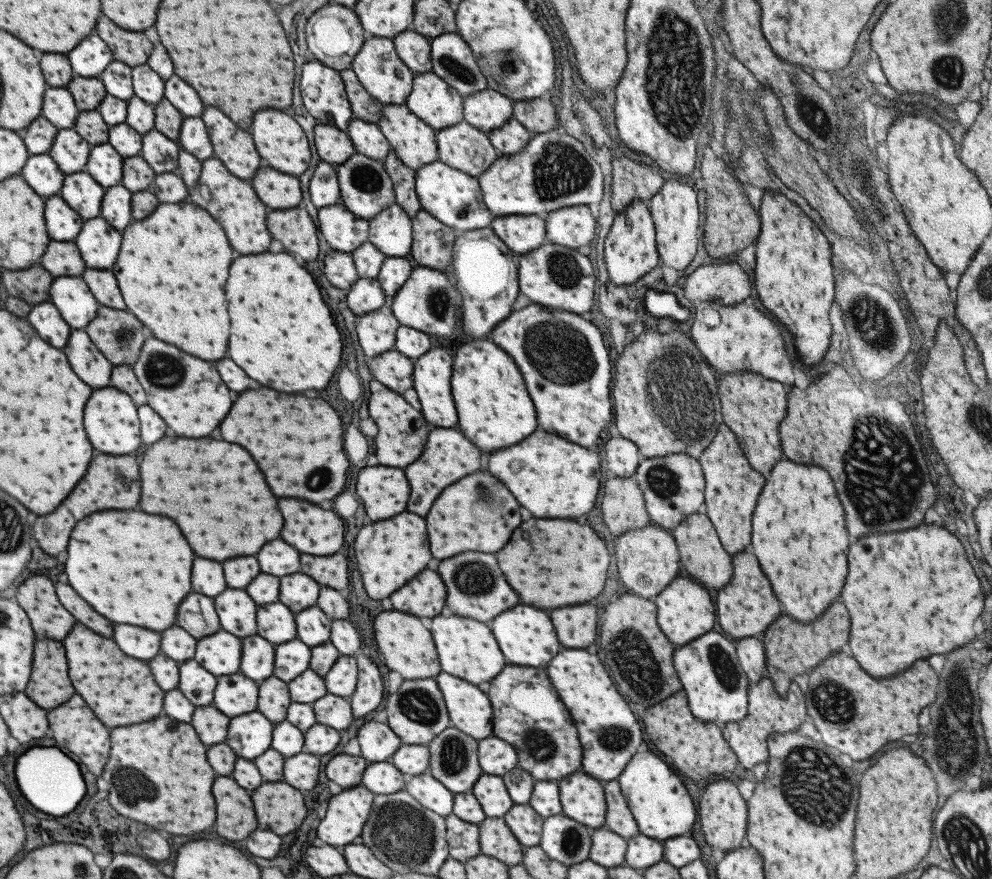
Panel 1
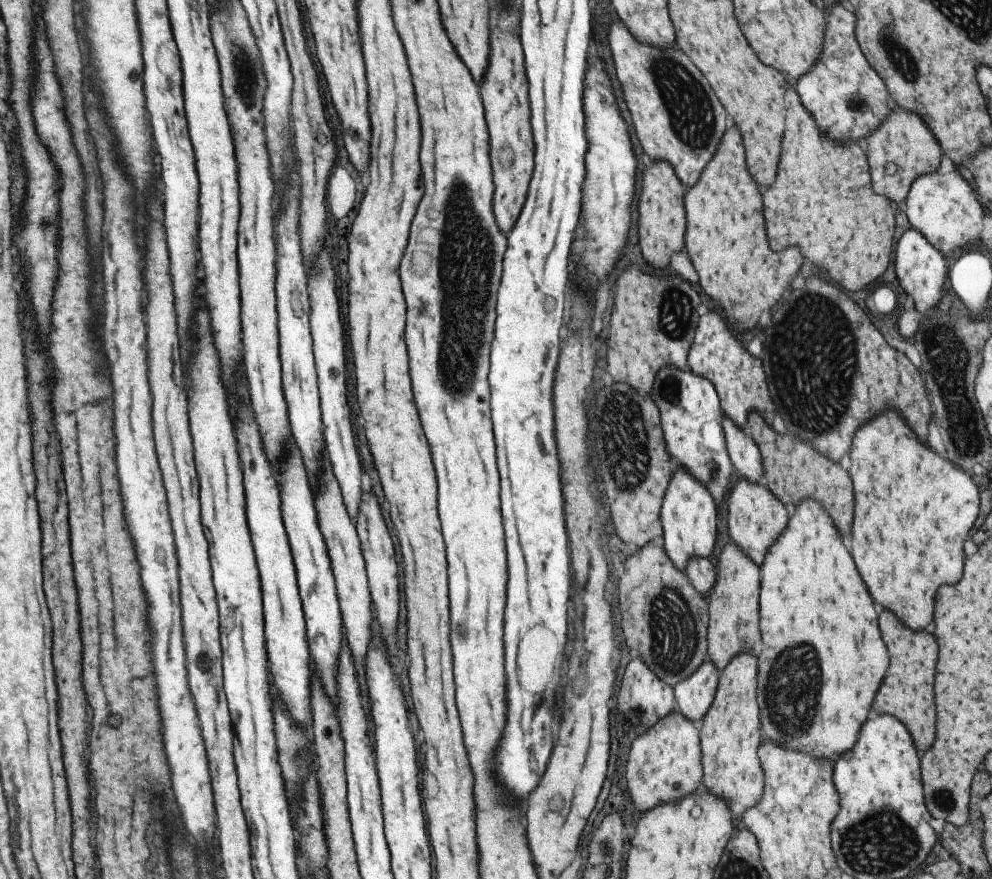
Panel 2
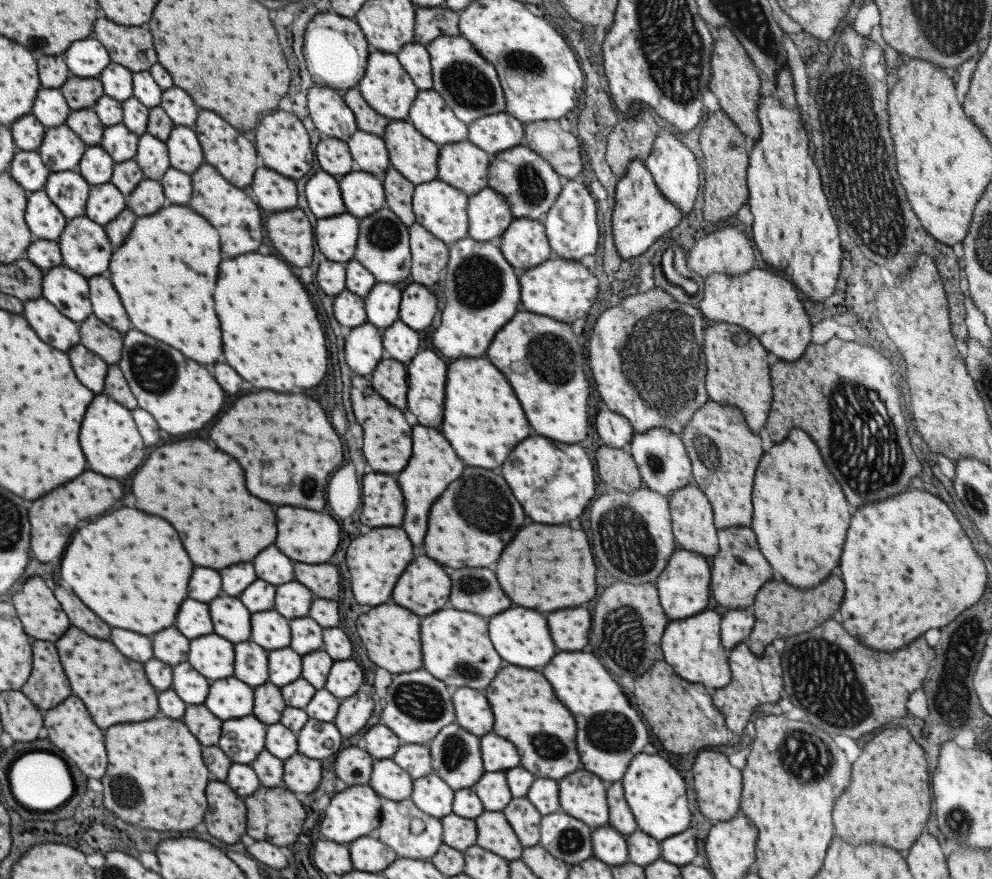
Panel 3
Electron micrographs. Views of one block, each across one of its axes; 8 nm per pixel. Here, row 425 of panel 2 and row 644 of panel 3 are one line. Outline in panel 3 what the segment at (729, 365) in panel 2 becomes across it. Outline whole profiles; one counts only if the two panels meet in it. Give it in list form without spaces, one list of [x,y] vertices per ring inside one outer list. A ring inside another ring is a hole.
[[[745,642],[737,643],[728,651],[727,661],[730,670],[729,683],[717,687],[710,693],[713,706],[723,717],[729,732],[735,734],[736,739],[750,720],[753,708],[759,710],[767,702],[777,702],[783,696],[782,670],[780,654],[774,650],[771,643],[764,647],[760,656],[752,654]]]

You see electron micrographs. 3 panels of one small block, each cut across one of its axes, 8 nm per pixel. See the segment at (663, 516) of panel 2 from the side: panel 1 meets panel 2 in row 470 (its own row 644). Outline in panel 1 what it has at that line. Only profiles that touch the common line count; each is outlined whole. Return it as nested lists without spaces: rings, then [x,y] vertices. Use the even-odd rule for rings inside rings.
[[[675,577],[659,594],[656,594],[654,605],[659,630],[677,648],[709,632],[715,624],[712,592],[689,577]]]

